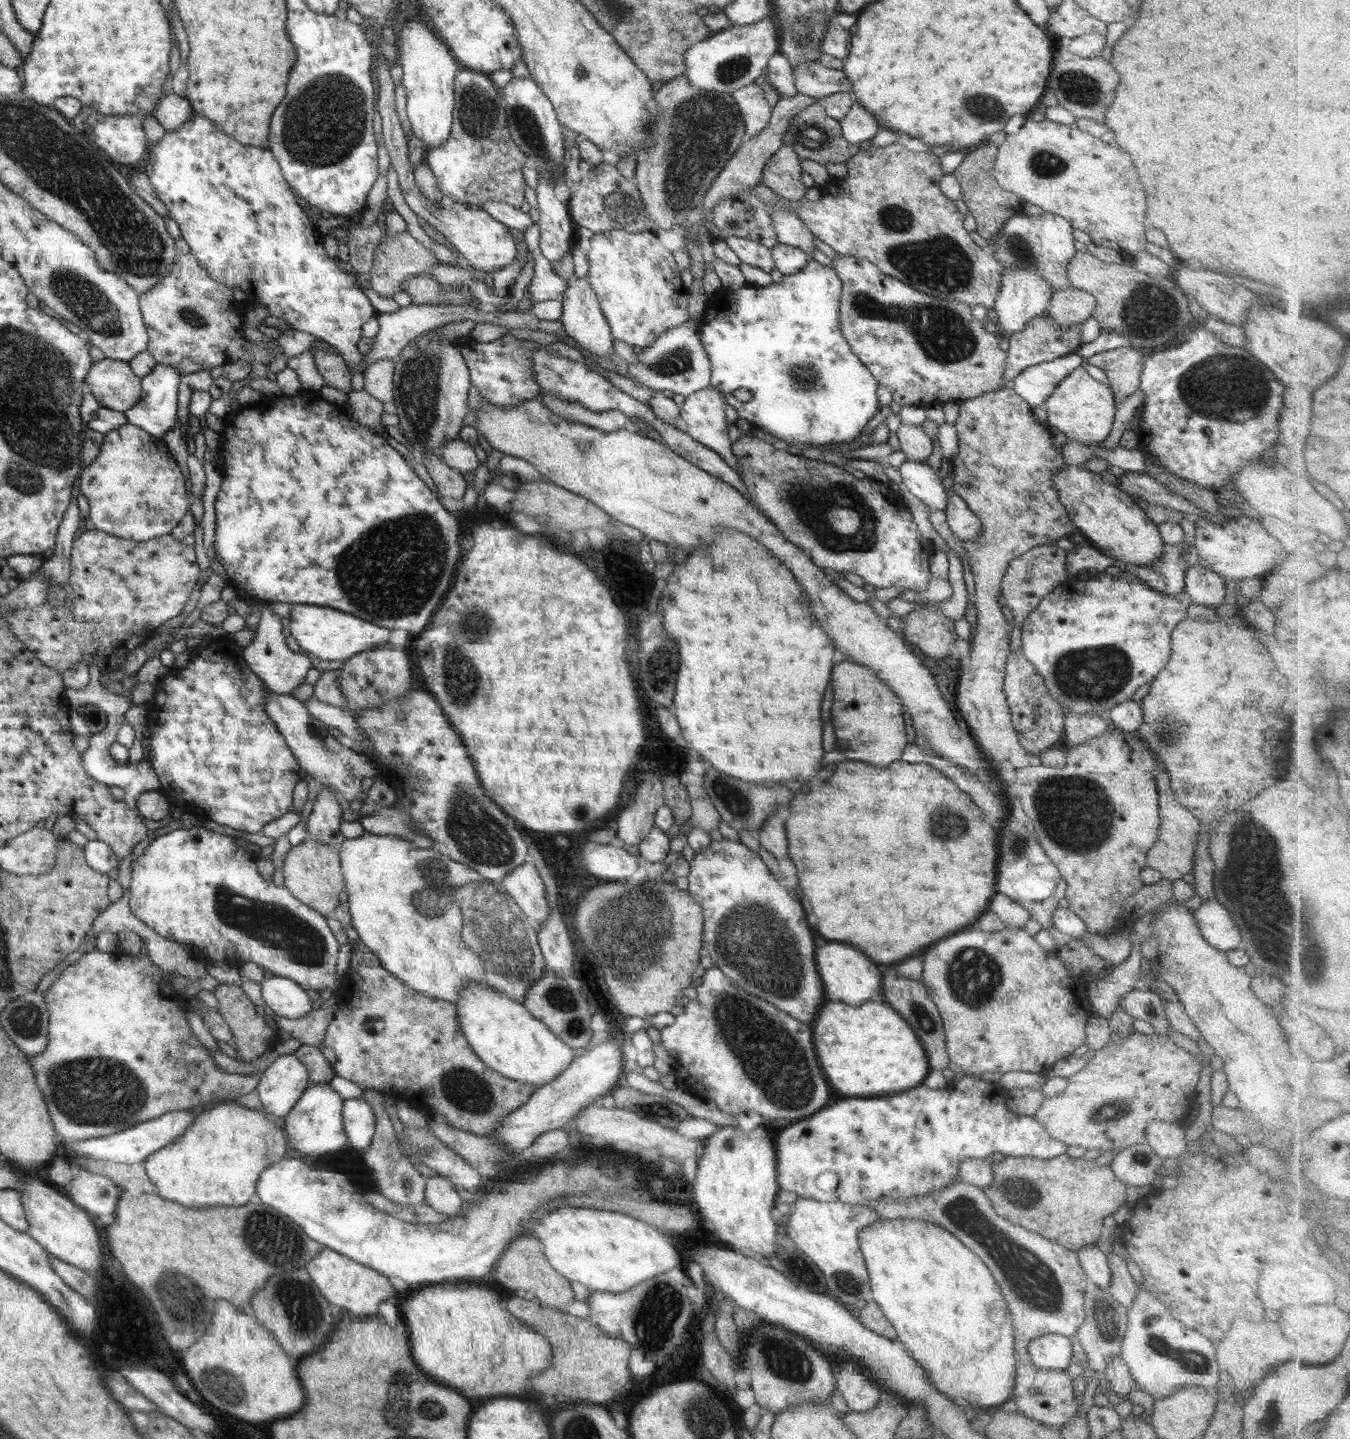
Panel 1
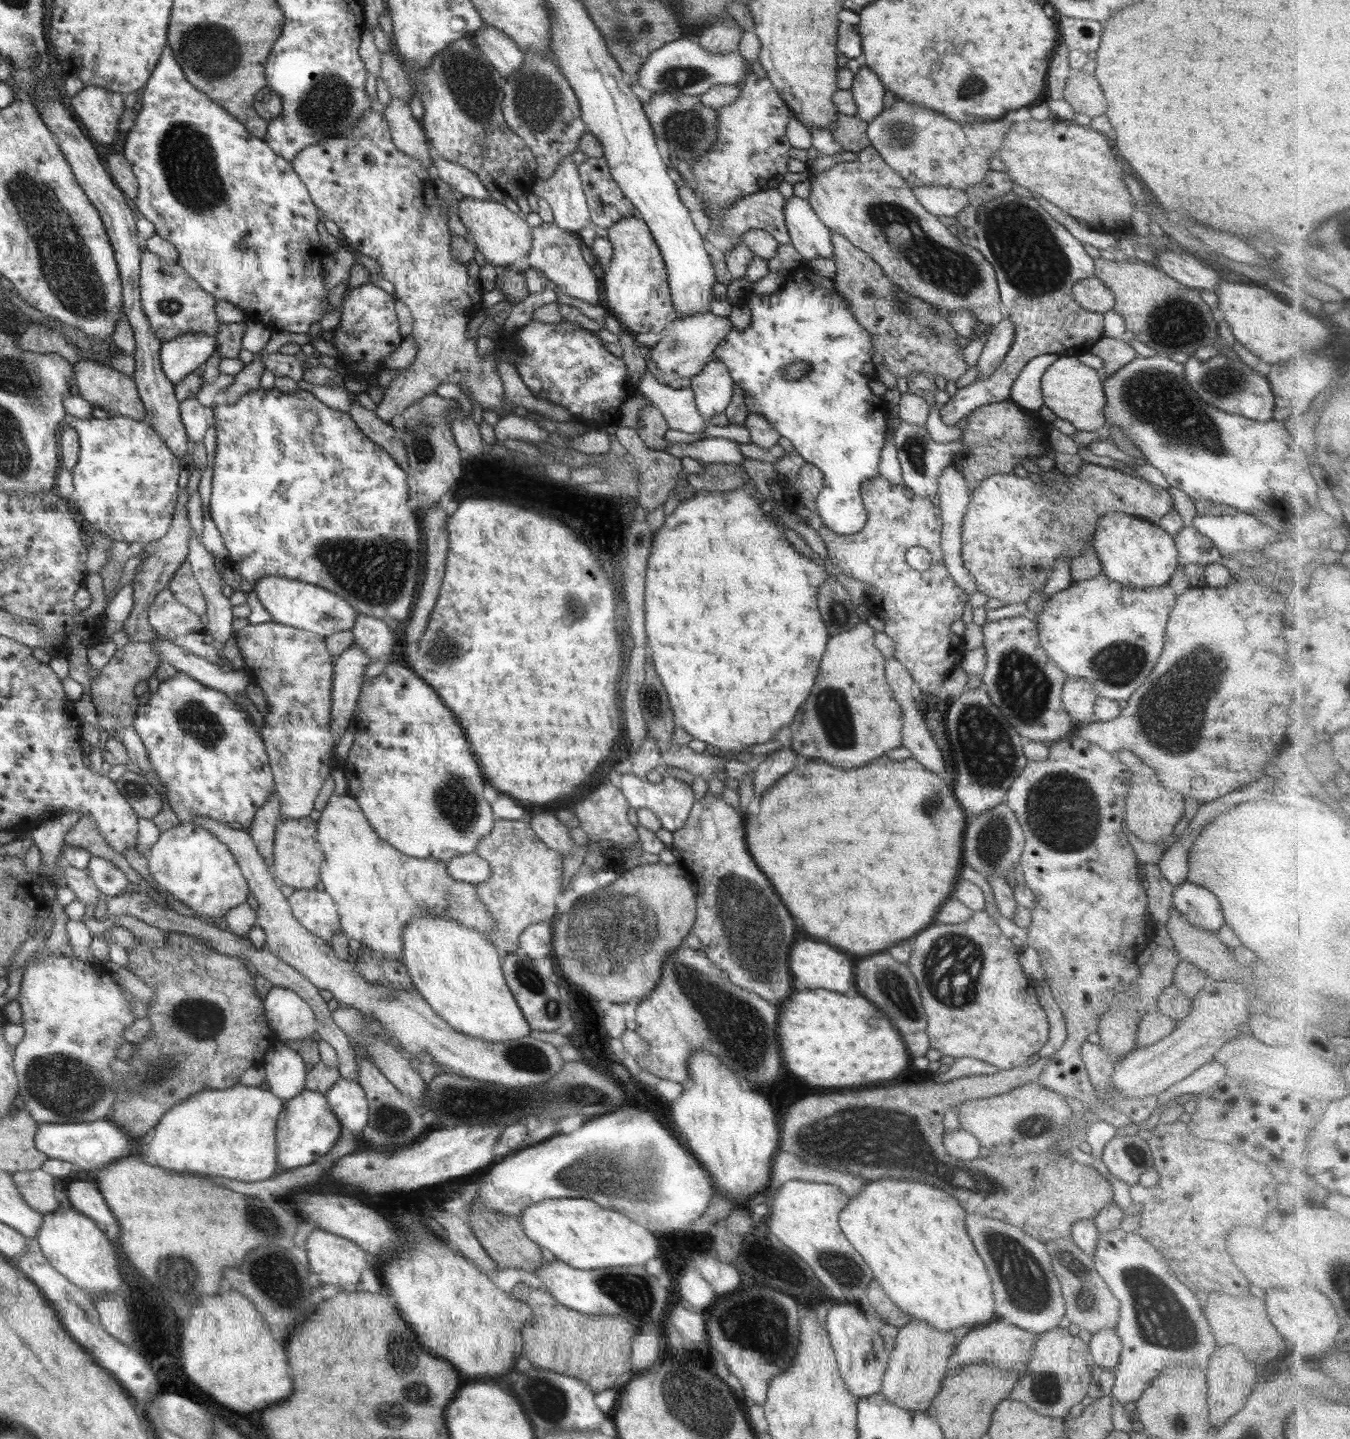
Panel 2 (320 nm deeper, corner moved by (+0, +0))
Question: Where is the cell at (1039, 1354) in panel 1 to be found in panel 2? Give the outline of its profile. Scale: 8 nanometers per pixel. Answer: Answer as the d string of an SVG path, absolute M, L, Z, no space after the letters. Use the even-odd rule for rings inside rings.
M994 1321L972 1328L961 1339L956 1346L956 1352L952 1355L952 1360L960 1365L988 1364L1000 1366L1003 1369L1018 1369L1021 1372L1026 1370L1026 1364L1030 1360L1031 1350L1038 1334L1026 1332L1014 1325Z

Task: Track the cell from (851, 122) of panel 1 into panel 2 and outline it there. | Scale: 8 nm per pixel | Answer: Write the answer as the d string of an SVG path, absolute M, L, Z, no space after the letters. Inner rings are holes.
M862 65L856 72L853 85L849 88L853 94L860 120L870 122L884 110L885 86L872 69Z

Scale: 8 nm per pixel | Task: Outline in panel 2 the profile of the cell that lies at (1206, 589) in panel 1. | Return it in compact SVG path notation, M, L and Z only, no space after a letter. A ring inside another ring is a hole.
M1192 526L1182 528L1174 538L1182 565L1192 562L1192 564L1202 564L1205 567L1207 564L1216 563L1222 559L1221 552L1212 540L1200 534Z

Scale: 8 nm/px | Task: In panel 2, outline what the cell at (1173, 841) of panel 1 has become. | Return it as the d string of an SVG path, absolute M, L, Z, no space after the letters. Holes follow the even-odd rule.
M1122 750L1116 756L1132 771L1132 789L1125 800L1126 828L1146 842L1162 842L1168 836L1172 840L1172 830L1184 814L1183 796L1179 792L1169 791L1157 777L1154 768L1132 752Z

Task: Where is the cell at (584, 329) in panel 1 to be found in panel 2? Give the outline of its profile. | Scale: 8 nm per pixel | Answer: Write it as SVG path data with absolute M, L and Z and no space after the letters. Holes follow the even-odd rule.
M543 222L538 227L532 227L533 243L529 251L529 261L532 268L543 272L562 294L583 300L591 305L602 305L599 275L586 263L580 251L580 238L573 238L567 230L562 230L557 224Z

